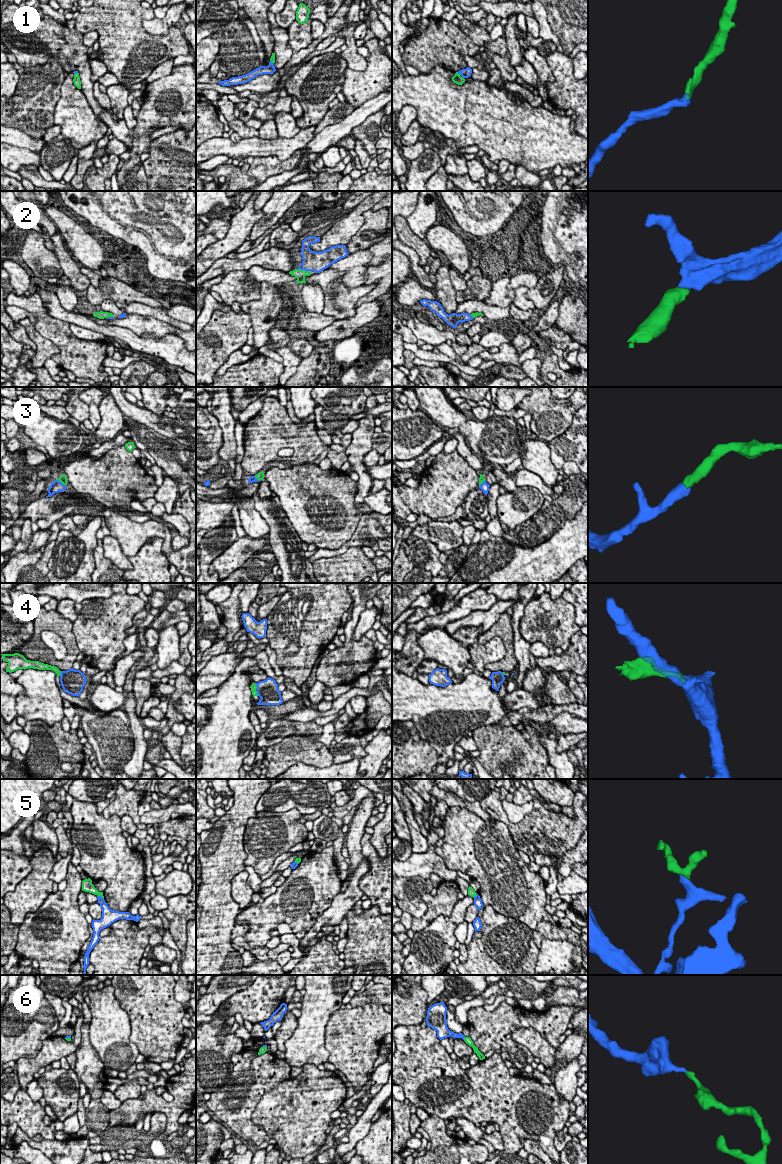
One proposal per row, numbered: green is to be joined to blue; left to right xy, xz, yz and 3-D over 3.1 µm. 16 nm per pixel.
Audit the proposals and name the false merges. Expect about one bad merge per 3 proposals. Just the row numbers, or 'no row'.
4, 5

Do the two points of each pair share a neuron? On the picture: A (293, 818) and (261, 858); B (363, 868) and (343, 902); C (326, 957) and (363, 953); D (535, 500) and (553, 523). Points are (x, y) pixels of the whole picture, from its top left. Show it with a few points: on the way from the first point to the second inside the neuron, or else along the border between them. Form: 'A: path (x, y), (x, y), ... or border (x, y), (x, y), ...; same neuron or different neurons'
A: path (283, 828), (263, 848); same neuron
B: path (355, 876), (353, 879), (353, 890), (349, 894); same neuron
C: border (342, 961), (344, 964); different neurons
D: border (545, 500), (535, 513), (522, 522); different neurons

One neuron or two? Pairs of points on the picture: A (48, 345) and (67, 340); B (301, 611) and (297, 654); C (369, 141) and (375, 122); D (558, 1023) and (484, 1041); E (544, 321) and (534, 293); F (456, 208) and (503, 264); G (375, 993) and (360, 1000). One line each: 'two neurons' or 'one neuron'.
A: two neurons
B: one neuron
C: one neuron
D: one neuron
E: two neurons
F: one neuron
G: one neuron

